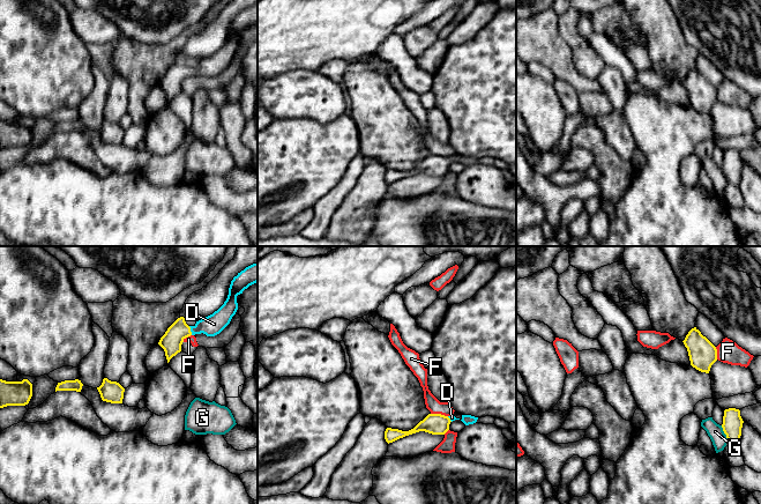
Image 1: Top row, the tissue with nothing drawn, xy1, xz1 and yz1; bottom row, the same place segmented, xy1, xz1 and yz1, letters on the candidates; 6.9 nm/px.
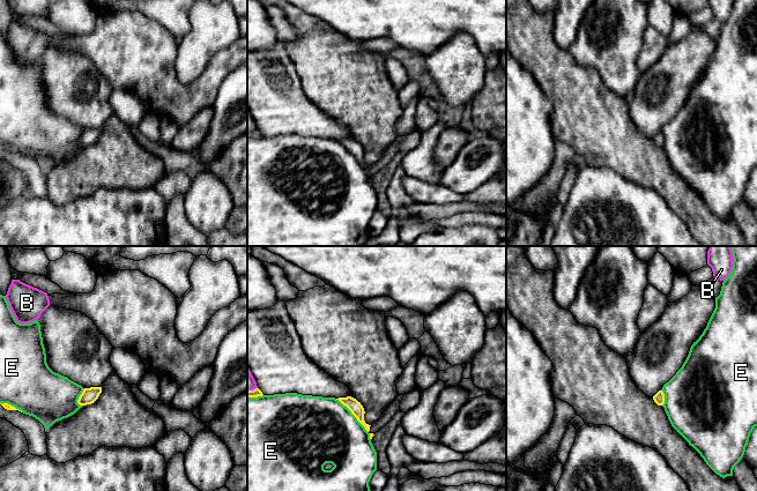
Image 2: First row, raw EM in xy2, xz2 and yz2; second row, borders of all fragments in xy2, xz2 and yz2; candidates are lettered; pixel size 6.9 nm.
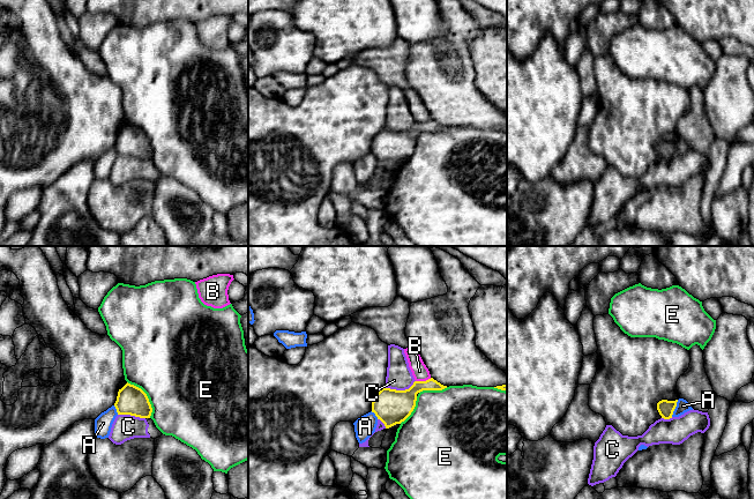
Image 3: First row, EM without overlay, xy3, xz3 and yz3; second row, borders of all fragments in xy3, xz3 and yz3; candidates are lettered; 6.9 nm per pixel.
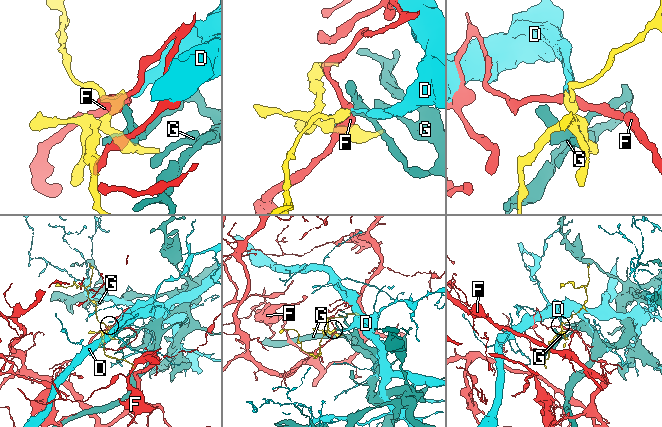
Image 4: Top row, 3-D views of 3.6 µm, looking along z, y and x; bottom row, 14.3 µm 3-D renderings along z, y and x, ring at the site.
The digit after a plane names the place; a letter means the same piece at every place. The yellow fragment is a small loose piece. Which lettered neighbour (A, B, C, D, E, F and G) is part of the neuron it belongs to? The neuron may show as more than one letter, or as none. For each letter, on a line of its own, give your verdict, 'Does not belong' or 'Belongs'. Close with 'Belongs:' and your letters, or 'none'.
A: Does not belong
B: Does not belong
C: Does not belong
D: Belongs
E: Does not belong
F: Does not belong
G: Does not belong
Belongs: D

